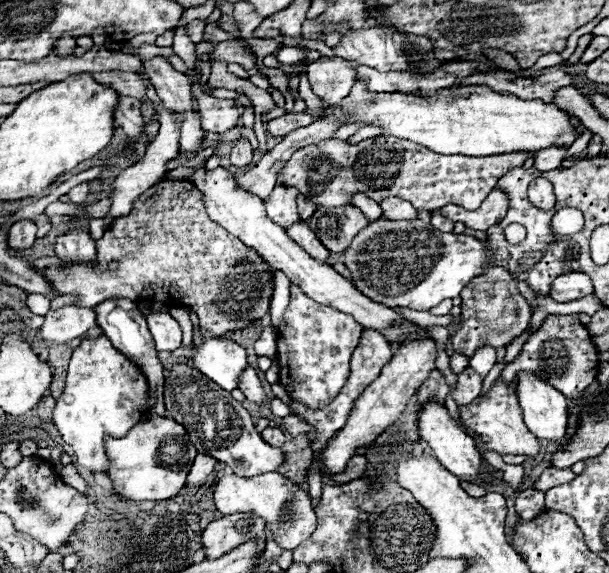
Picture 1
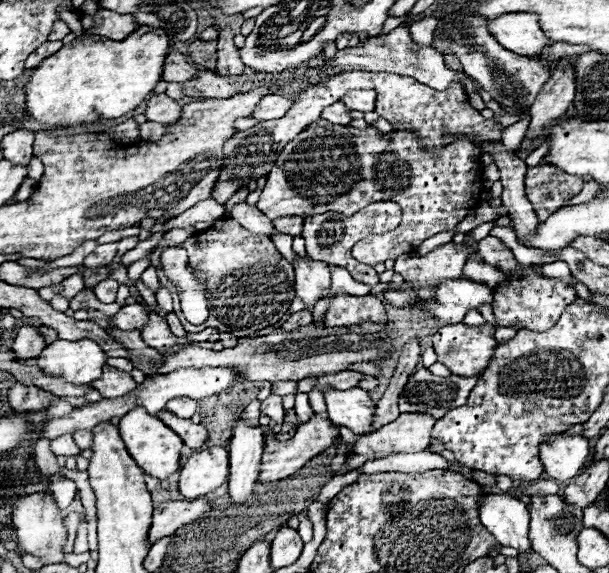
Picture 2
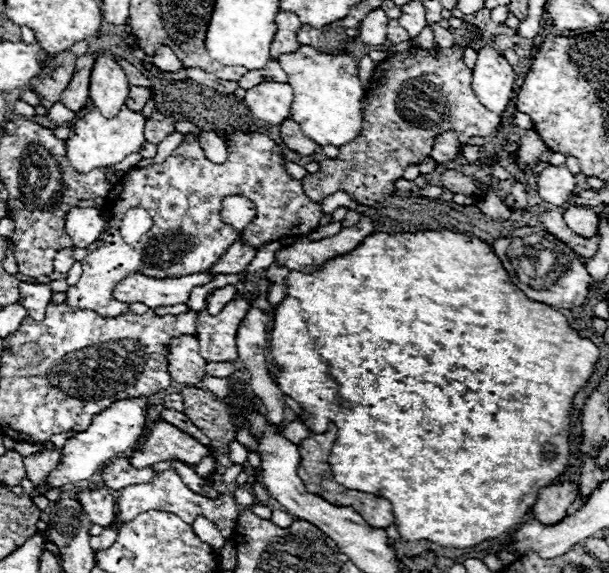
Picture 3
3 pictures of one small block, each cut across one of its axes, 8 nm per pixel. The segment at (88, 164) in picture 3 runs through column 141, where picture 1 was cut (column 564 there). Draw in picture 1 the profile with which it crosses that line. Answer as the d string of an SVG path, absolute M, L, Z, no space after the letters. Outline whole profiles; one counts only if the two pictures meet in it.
M356 80L348 98L340 102L346 112L352 112L348 122L364 120L366 124L380 124L384 128L382 136L396 136L404 140L412 140L414 144L426 146L438 154L462 154L462 156L498 156L498 154L538 154L544 148L558 146L568 148L576 140L576 126L572 126L570 116L556 108L554 104L544 104L542 100L516 100L516 96L500 96L490 88L480 88L480 94L470 92L468 96L452 96L452 92L438 92L438 94L420 94L420 92L368 92L364 82Z

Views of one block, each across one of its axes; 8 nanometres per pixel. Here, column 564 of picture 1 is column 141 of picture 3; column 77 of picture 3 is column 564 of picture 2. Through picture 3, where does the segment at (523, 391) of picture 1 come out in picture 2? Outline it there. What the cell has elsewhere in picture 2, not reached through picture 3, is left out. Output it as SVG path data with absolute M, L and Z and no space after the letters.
M552 436L548 444L542 444L540 458L544 462L546 474L556 482L572 480L586 464L590 456L590 446L584 436Z

